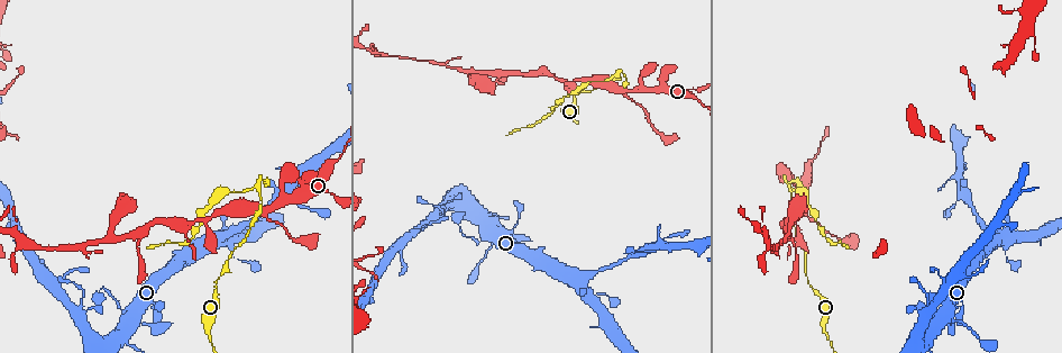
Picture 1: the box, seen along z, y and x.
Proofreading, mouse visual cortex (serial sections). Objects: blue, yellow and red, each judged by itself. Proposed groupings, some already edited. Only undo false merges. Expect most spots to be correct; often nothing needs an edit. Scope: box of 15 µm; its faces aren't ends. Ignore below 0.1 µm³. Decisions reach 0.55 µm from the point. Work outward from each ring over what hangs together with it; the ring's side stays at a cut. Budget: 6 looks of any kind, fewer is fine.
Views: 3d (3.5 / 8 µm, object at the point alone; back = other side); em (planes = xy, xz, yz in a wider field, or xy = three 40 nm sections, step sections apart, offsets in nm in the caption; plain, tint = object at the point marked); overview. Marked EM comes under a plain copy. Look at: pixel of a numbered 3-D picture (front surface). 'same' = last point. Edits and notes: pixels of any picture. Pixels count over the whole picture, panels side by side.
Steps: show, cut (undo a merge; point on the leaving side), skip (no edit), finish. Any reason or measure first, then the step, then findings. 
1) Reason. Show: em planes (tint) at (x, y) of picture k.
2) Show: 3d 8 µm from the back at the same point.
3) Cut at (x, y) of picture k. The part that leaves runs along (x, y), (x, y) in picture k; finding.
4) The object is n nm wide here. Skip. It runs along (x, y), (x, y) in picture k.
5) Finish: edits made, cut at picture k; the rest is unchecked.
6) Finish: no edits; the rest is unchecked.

Narrows sharply. Show: em xy step 1 (tint) at (807, 278) of picture 1.

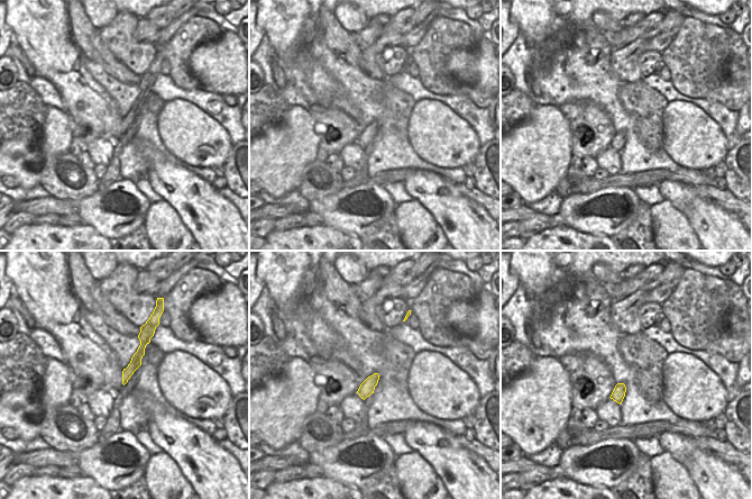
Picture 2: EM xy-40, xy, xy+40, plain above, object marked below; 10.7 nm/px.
Show: 3d 3.5 µm from the back at the same point.

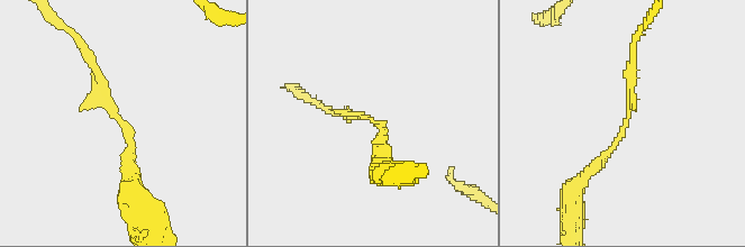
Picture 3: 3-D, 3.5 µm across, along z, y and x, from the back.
The arms are 150, 200 nm wide. Skip. It runs along (144, 333), (140, 353), (125, 379) in picture 2; all the same cell.

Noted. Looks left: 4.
Sharp bend. Show: 3d 3.5 µm at (617, 75) of picture 1.

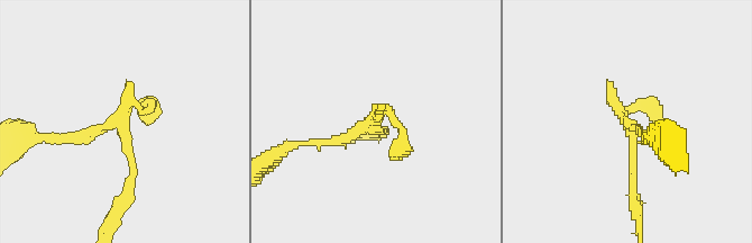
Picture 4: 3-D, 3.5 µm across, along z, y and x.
Need the tissue. Show: em xy step 2 (tint) at (120, 134) of picture 4.

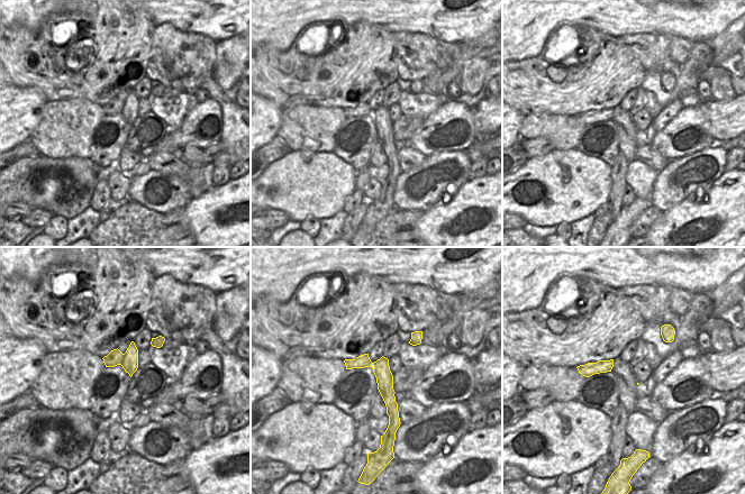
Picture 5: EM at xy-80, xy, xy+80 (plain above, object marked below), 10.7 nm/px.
Cut at (78, 137) of picture 4. The part that leaves runs along (116, 126), (78, 140), (29, 136) in picture 4; two cells meet here.

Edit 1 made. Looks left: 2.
Finish: edits made, cut at picture 4; the rest is unchecked.

